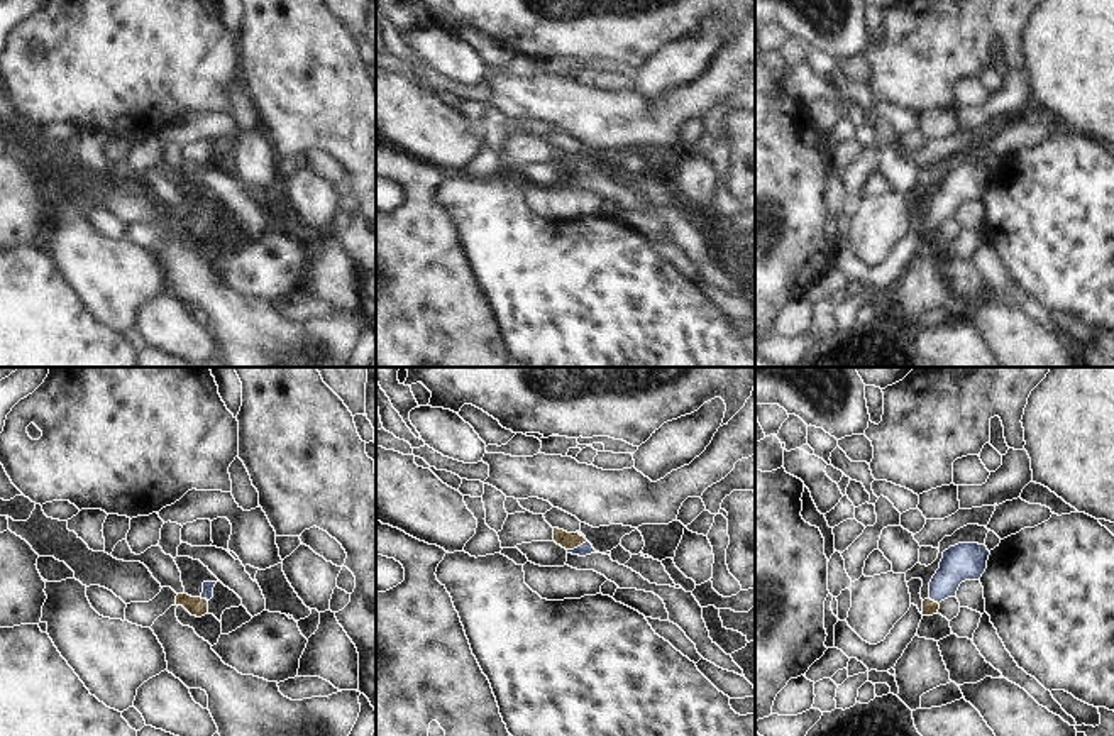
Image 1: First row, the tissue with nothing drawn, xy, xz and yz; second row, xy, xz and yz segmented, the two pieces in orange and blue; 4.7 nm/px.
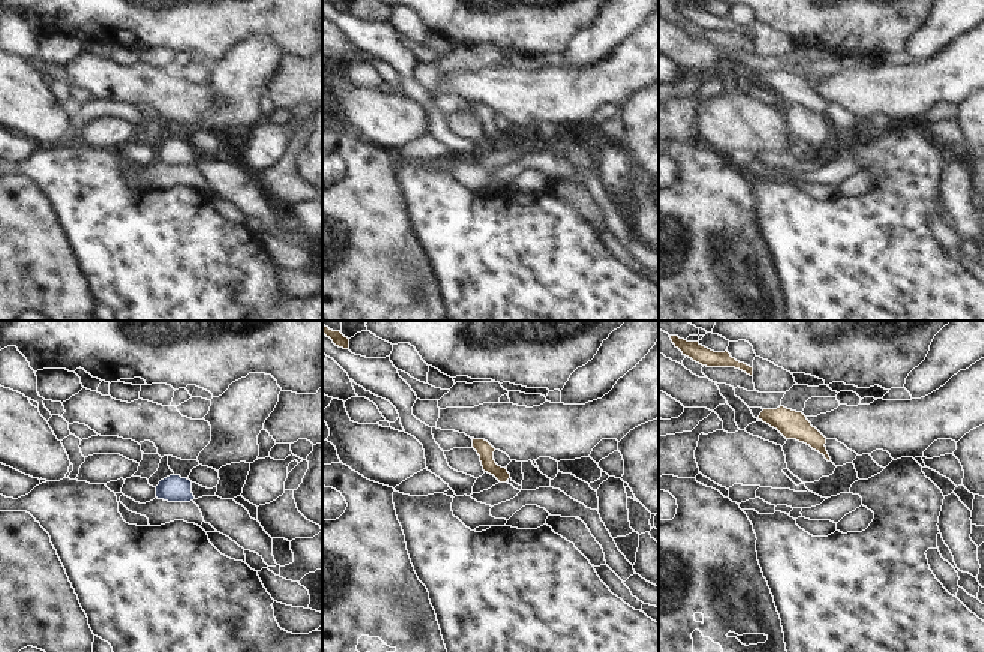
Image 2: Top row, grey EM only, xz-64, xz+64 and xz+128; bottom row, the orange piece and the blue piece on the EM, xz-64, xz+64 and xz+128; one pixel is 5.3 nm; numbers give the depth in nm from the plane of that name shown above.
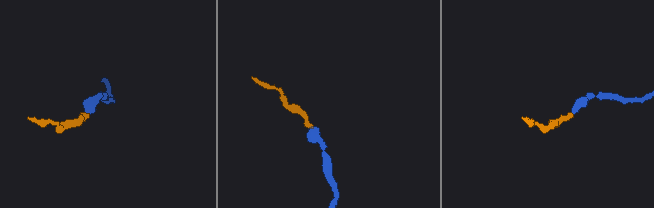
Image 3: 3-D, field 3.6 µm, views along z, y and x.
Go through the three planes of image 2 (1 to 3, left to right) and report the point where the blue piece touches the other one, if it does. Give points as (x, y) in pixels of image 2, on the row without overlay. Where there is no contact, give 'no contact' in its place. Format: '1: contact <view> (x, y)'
1: no contact
2: no contact
3: no contact

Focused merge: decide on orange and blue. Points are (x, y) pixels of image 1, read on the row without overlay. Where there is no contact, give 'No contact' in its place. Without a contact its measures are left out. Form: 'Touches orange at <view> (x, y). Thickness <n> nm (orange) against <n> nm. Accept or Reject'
Touches orange at xz (576, 168). Thickness 80 nm (orange) against 60 nm. Accept.

